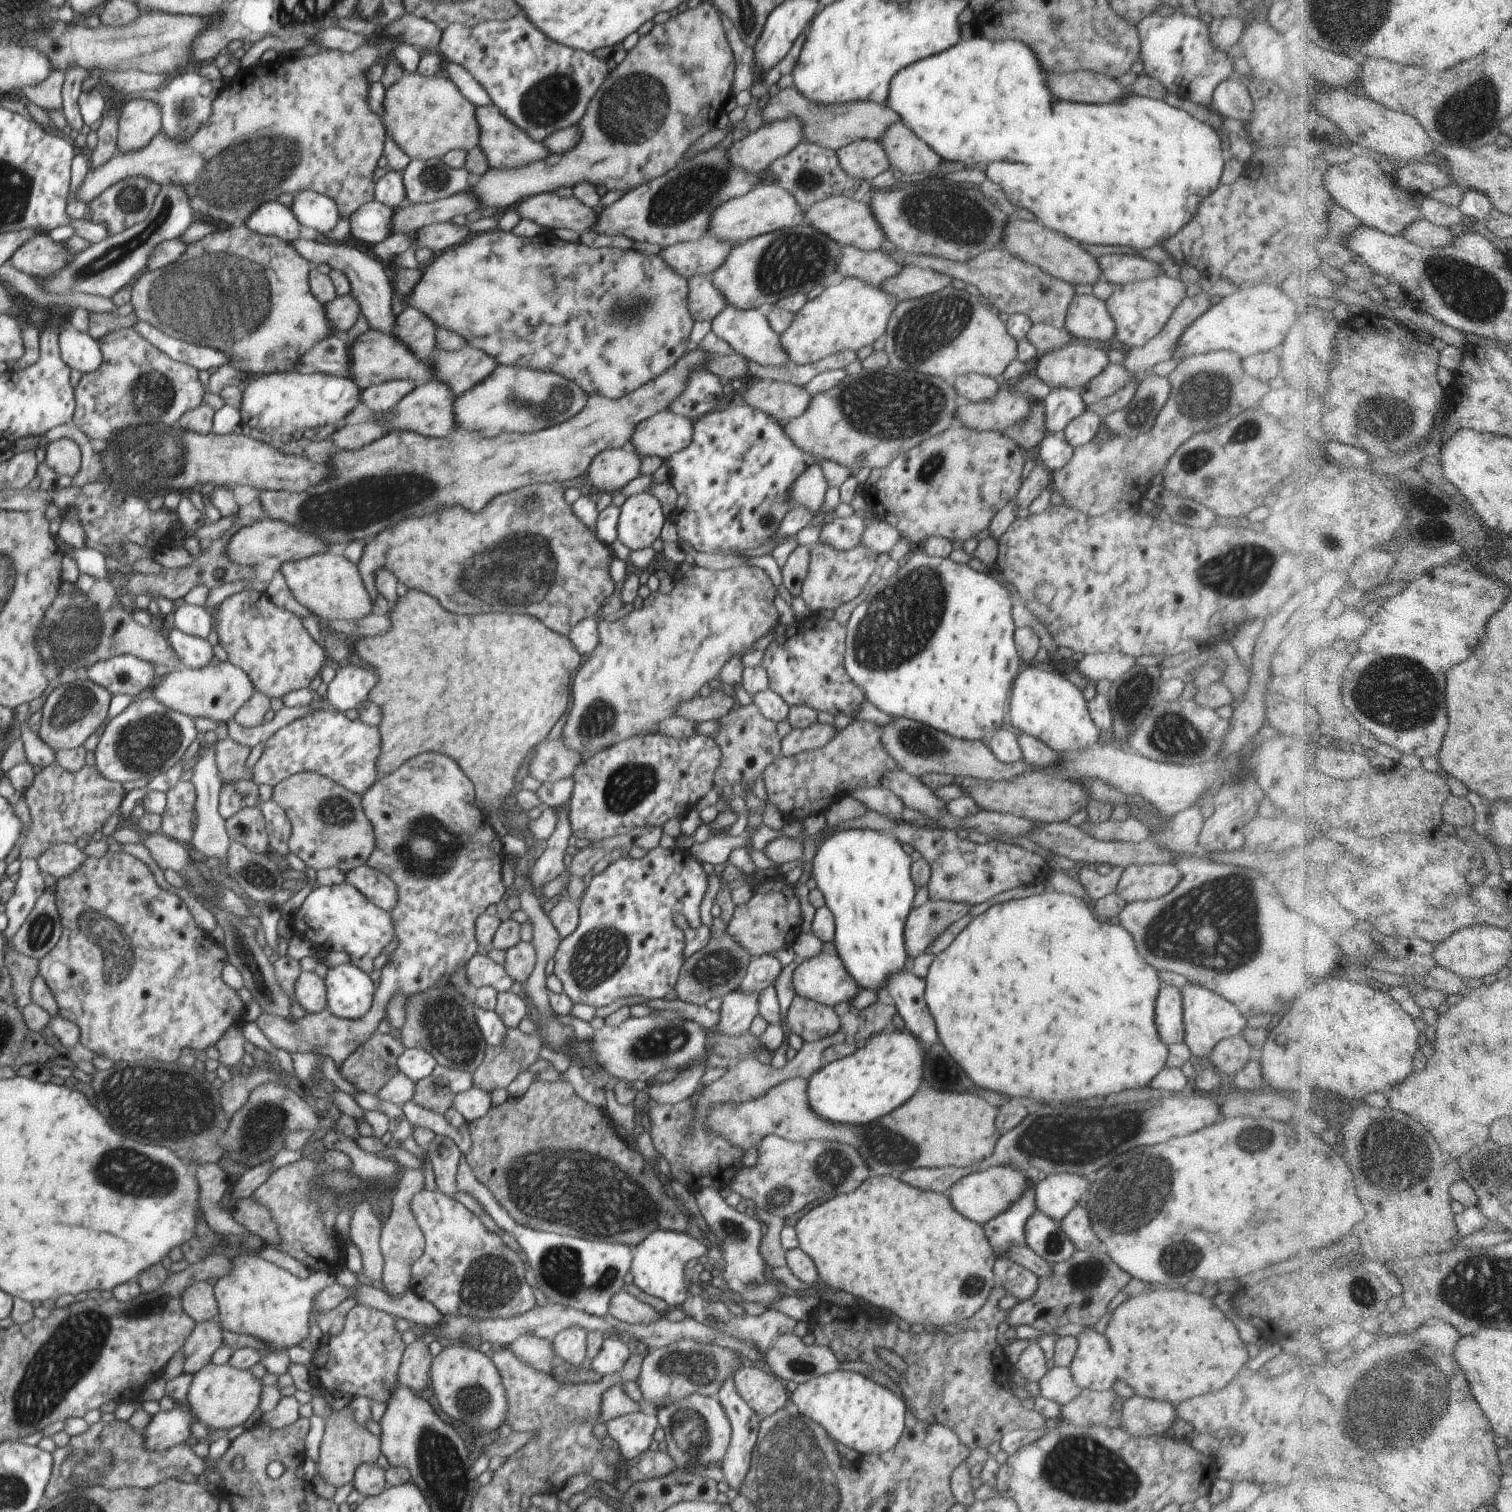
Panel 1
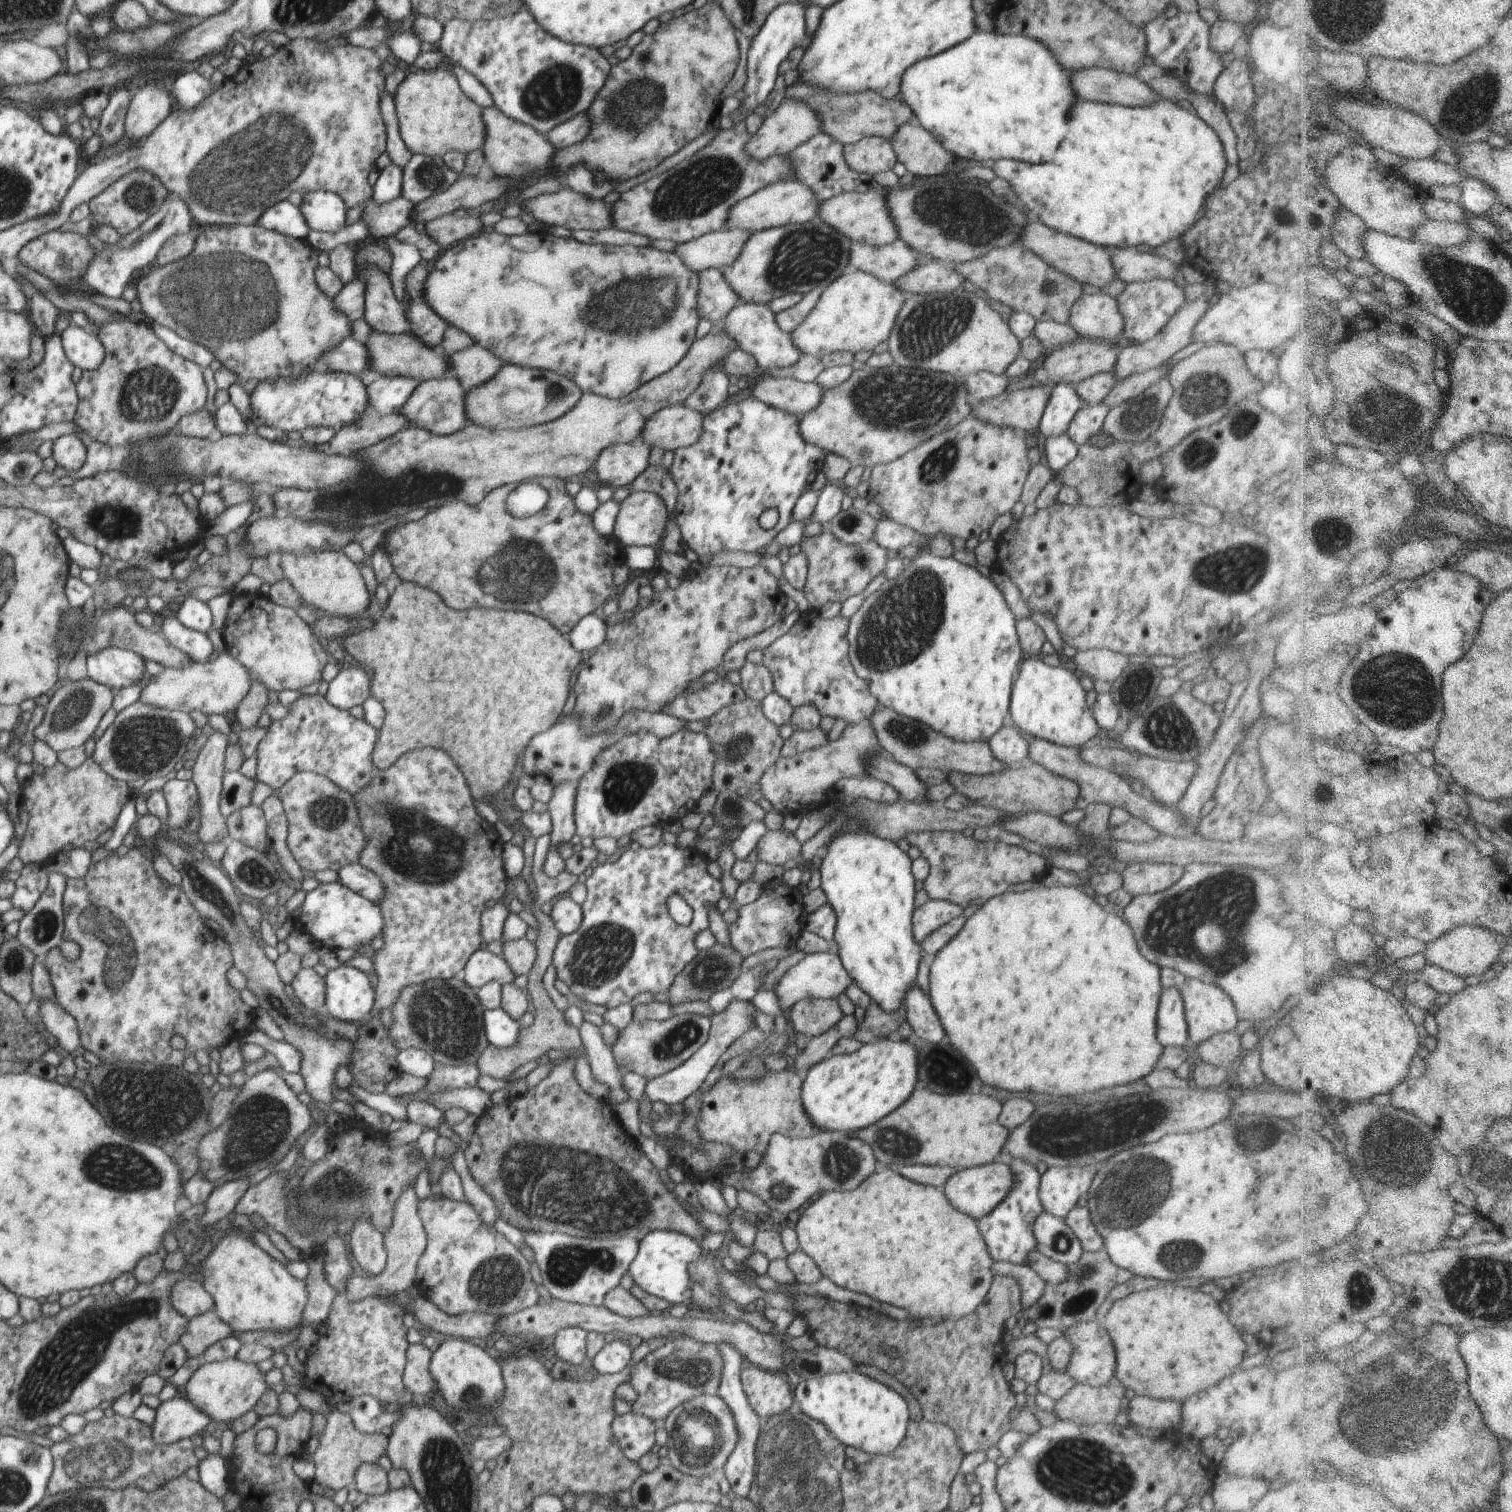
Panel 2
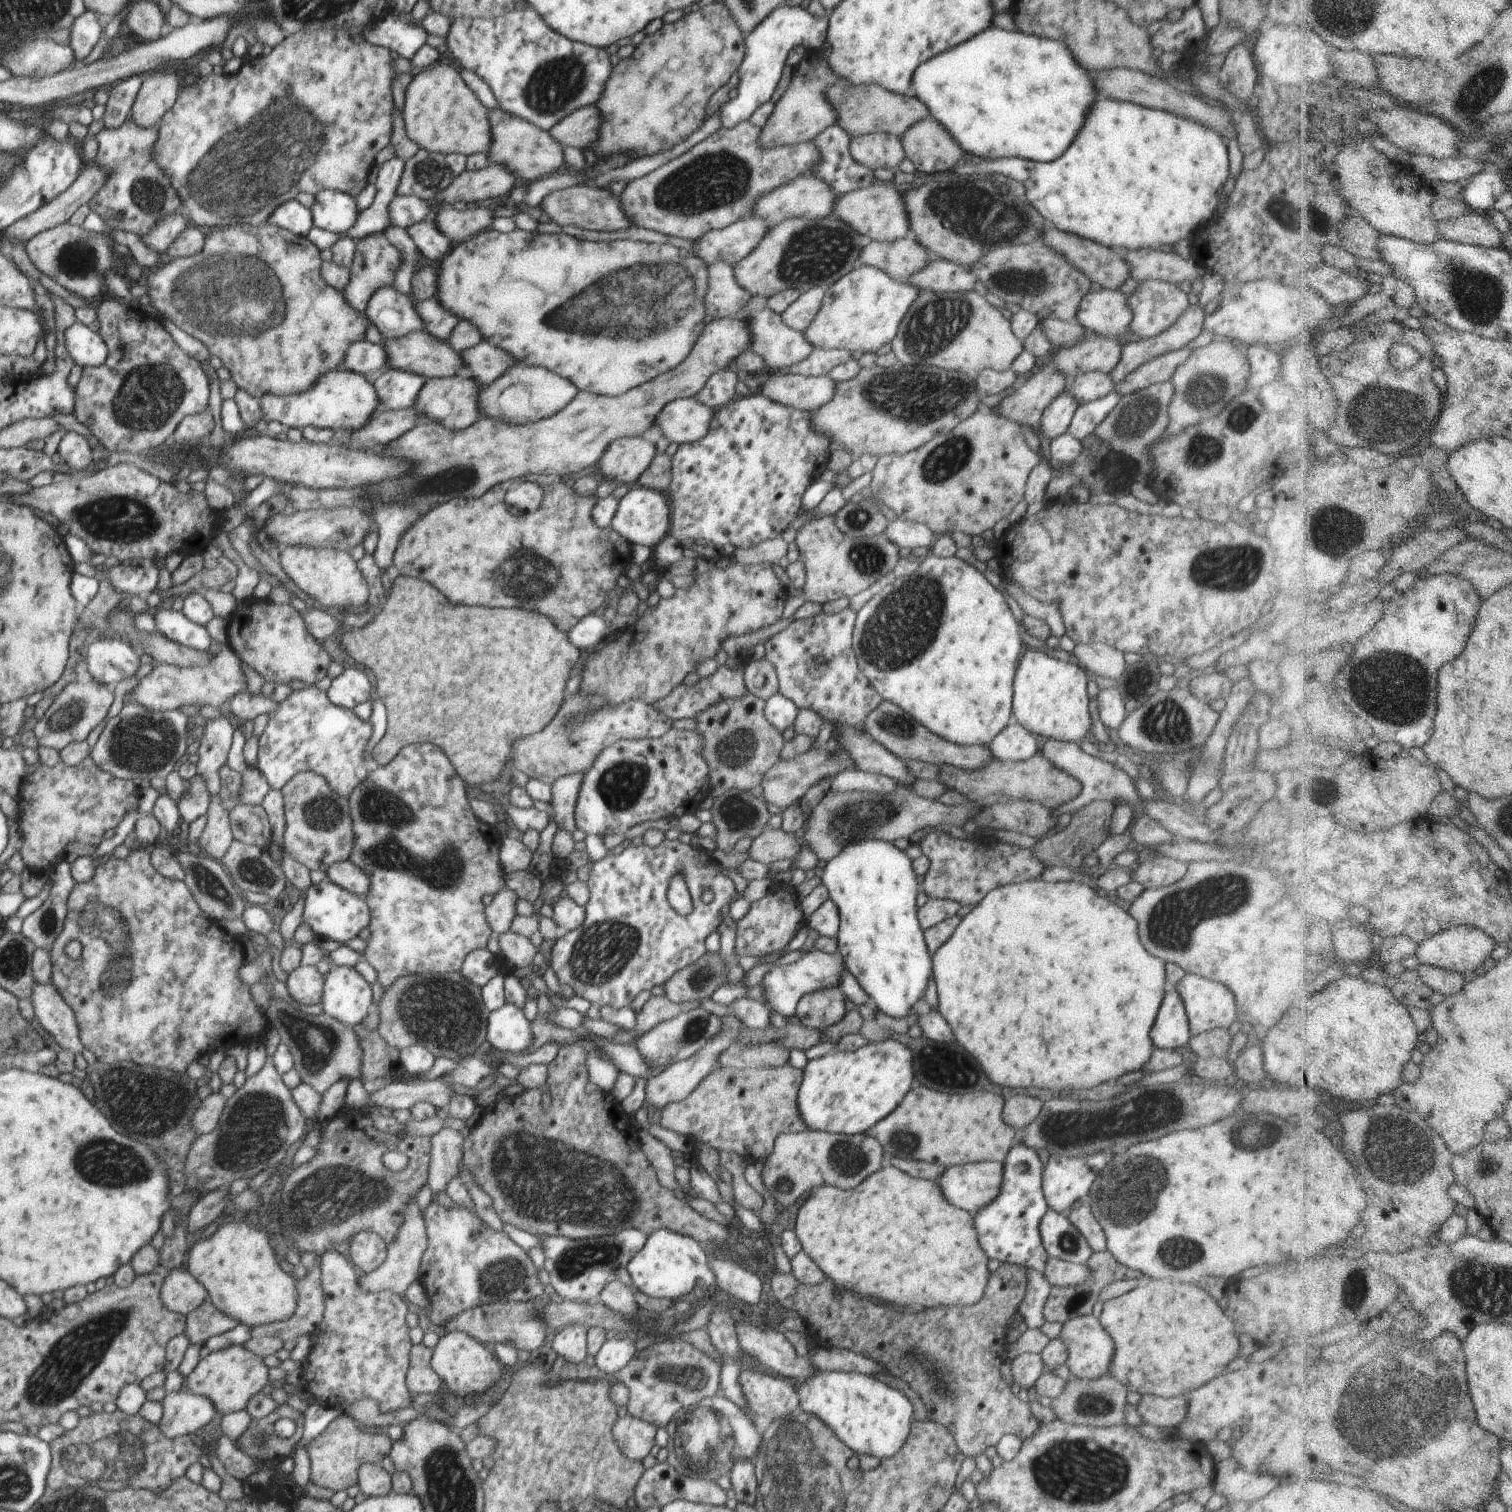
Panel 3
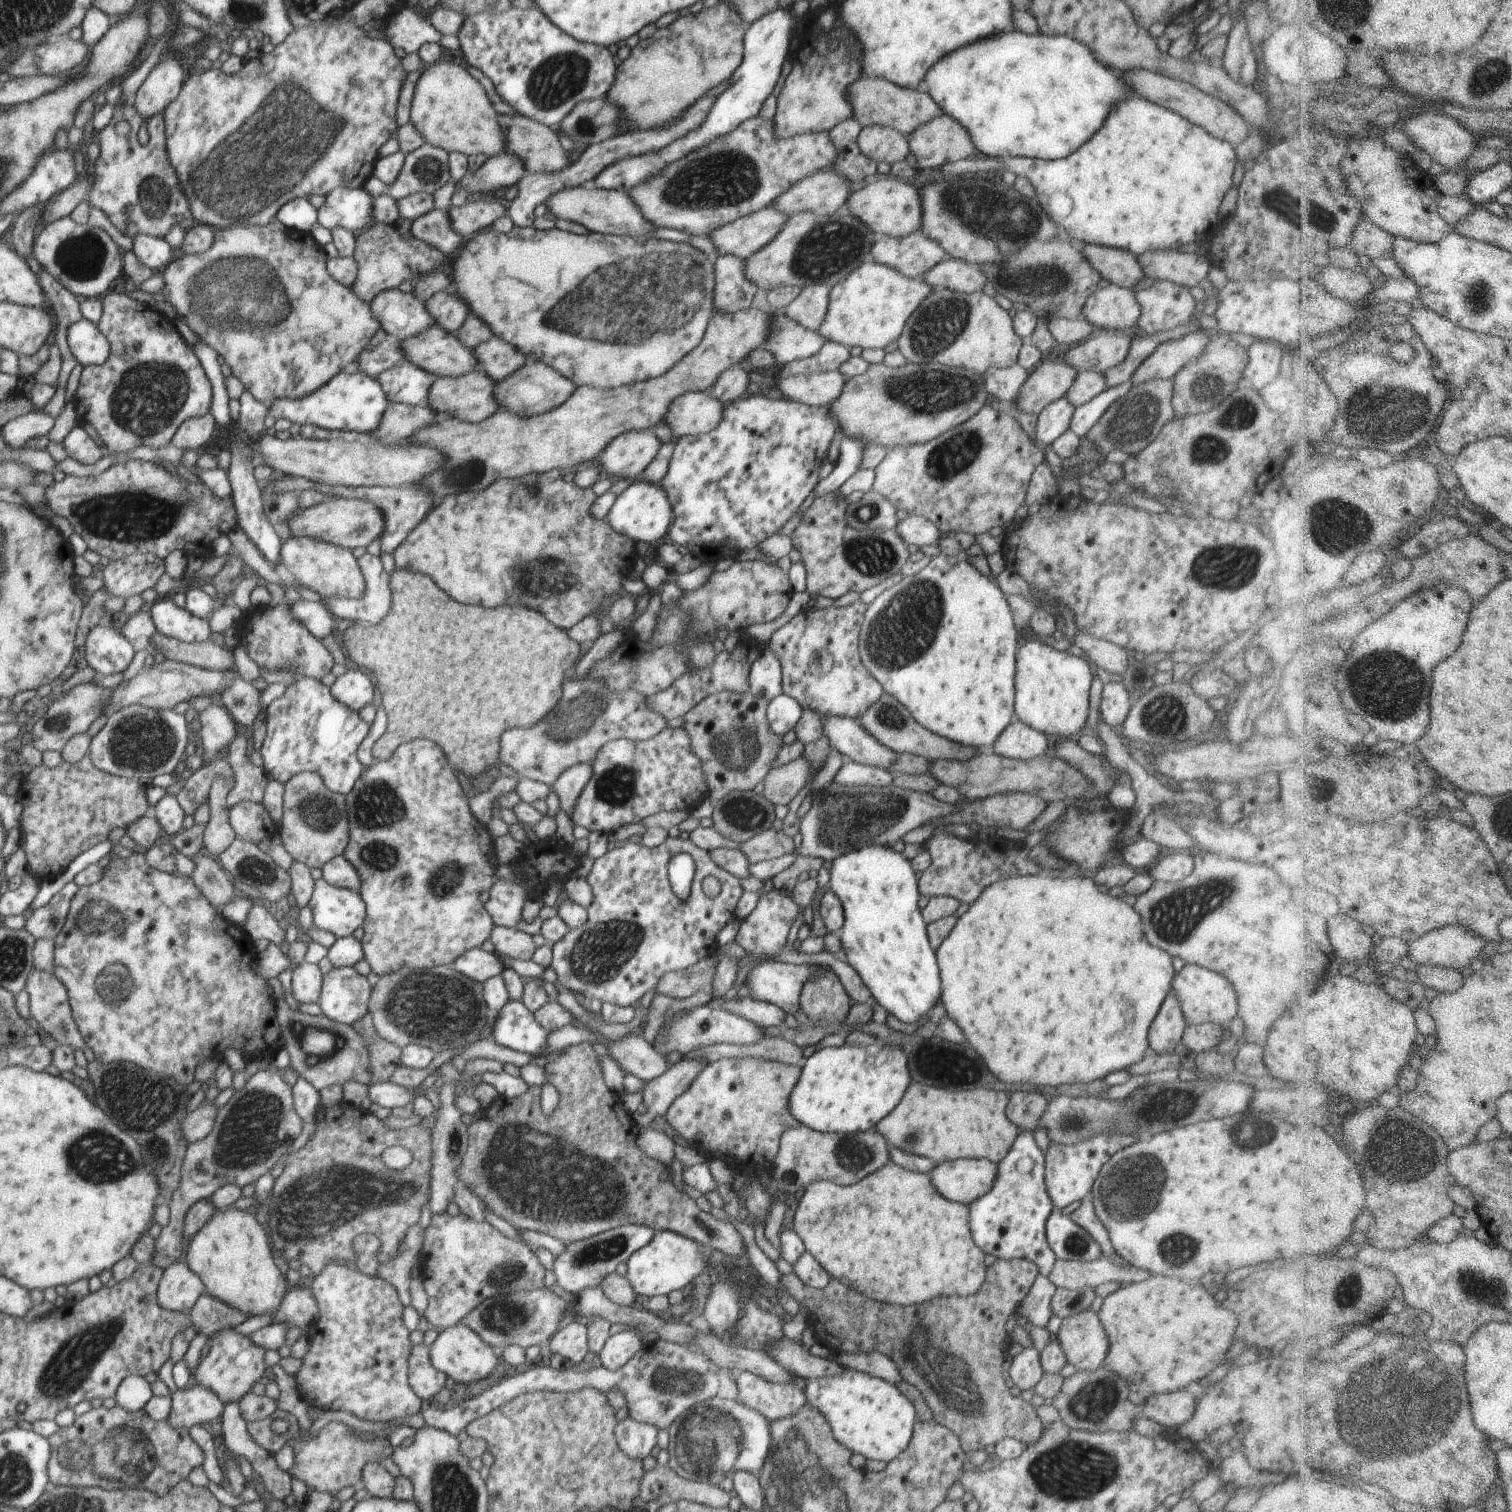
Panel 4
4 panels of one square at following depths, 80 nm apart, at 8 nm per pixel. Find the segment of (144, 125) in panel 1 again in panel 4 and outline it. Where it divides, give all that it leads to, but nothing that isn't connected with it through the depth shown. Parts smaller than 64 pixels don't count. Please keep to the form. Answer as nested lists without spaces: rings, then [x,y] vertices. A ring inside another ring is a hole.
[[[172,56],[162,60],[150,71],[137,90],[133,107],[143,119],[150,119],[163,110],[179,95],[184,80],[184,68]]]

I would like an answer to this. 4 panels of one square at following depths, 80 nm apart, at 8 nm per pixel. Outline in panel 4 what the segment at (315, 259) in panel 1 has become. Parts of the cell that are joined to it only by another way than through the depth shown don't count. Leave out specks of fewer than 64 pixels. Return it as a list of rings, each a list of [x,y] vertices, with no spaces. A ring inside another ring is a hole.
[[[382,291],[369,302],[369,307],[385,332],[399,341],[419,335],[435,324],[424,302],[413,292]]]

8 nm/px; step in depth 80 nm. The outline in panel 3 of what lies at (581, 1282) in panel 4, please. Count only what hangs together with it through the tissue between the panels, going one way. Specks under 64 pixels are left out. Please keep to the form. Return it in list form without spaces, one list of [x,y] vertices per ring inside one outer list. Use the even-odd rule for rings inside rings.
[[[631,1227],[584,1240],[572,1240],[563,1236],[539,1237],[540,1246],[546,1256],[543,1269],[550,1273],[549,1284],[562,1298],[584,1303],[599,1299],[606,1284],[617,1279],[616,1271],[625,1268],[627,1263],[644,1248],[649,1235]]]

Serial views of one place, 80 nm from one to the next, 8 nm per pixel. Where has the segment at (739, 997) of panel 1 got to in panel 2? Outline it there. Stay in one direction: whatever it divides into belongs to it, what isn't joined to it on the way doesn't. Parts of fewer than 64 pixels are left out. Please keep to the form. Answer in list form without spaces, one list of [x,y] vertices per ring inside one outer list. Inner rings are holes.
[[[732,1000],[720,1014],[712,1016],[712,1026],[709,1032],[709,1038],[704,1046],[698,1050],[693,1056],[690,1056],[683,1064],[680,1064],[674,1070],[665,1074],[657,1075],[647,1082],[645,1094],[652,1103],[662,1102],[668,1106],[683,1104],[691,1094],[695,1093],[704,1083],[710,1071],[714,1068],[719,1058],[724,1052],[748,1031],[753,1028],[752,1018],[756,1008],[751,1001],[740,1002],[740,1000]]]

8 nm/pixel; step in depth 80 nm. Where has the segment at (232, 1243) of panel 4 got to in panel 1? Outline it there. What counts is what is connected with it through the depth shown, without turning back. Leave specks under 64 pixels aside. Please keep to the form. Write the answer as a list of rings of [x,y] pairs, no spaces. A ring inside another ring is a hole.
[[[257,1252],[256,1256],[248,1256],[248,1255],[238,1255],[232,1258],[233,1260],[233,1269],[228,1276],[222,1277],[214,1286],[213,1293],[215,1294],[215,1299],[217,1300],[217,1310],[218,1316],[217,1319],[220,1322],[221,1328],[224,1330],[230,1330],[230,1332],[236,1332],[242,1336],[247,1336],[248,1338],[253,1337],[254,1339],[258,1339],[260,1342],[269,1348],[272,1352],[280,1352],[281,1350],[288,1350],[290,1346],[296,1346],[304,1340],[310,1334],[310,1313],[312,1307],[313,1297],[320,1291],[322,1288],[326,1288],[326,1286],[332,1285],[337,1282],[337,1276],[330,1276],[330,1274],[326,1274],[326,1272],[311,1272],[310,1276],[305,1280],[302,1280],[295,1275],[292,1275],[289,1271],[284,1268],[278,1267],[275,1263],[271,1263],[266,1261],[260,1257]]]

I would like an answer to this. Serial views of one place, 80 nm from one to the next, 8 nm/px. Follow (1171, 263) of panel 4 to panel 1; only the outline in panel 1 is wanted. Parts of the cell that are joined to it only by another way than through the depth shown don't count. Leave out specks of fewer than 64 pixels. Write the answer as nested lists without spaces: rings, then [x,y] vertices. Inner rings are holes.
[[[1110,254],[1098,258],[1104,280],[1115,285],[1142,282],[1164,274],[1161,265],[1141,258],[1138,254]]]

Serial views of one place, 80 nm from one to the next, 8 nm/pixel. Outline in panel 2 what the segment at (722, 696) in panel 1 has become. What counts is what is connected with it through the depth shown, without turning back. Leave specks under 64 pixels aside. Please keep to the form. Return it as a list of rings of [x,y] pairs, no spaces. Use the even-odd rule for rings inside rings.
[[[718,678],[713,684],[705,684],[703,687],[696,692],[680,692],[660,713],[684,720],[685,723],[704,721],[722,708],[746,698],[741,684],[732,684],[728,678]]]

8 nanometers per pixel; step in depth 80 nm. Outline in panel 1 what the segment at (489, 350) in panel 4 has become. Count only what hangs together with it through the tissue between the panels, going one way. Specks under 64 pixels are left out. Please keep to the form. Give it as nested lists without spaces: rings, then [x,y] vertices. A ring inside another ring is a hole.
[[[469,344],[456,351],[440,349],[428,362],[432,364],[433,376],[436,376],[439,382],[452,386],[456,397],[486,380],[498,366],[492,356]]]

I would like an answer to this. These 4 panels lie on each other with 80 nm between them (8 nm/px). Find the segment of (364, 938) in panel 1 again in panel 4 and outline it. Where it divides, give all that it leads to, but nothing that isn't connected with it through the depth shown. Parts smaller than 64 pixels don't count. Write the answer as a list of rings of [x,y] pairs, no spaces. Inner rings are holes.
[[[323,878],[315,880],[315,887],[310,902],[307,904],[313,914],[313,923],[320,930],[332,932],[336,938],[352,936],[354,930],[363,925],[366,906],[359,891],[328,884]]]

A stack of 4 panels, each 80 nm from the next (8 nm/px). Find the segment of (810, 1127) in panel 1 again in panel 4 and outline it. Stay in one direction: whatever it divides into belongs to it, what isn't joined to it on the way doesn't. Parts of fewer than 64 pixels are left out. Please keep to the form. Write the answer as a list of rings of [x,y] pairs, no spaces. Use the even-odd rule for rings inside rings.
[[[752,1056],[741,1058],[720,1058],[708,1062],[696,1080],[686,1088],[668,1108],[666,1120],[678,1134],[696,1148],[712,1157],[722,1153],[736,1154],[737,1158],[754,1160],[759,1168],[769,1169],[769,1164],[780,1150],[780,1138],[788,1128],[798,1128],[801,1122],[788,1112],[788,1098],[794,1090],[801,1073],[799,1066],[774,1062],[774,1060],[757,1060]],[[911,1082],[896,1108],[887,1114],[874,1128],[885,1139],[889,1147],[896,1147],[902,1152],[926,1156],[936,1164],[960,1159],[988,1159],[999,1163],[1011,1149],[1020,1129],[1006,1116],[1008,1094],[994,1092],[986,1088],[976,1088],[974,1092],[950,1092],[944,1088],[934,1088],[926,1084]]]

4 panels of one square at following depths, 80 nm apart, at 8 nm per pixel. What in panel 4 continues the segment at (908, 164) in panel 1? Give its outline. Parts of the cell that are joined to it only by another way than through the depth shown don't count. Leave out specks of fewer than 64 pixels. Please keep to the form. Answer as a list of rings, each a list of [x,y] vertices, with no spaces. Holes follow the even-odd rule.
[[[940,115],[916,128],[908,138],[909,152],[914,154],[918,168],[940,168],[946,163],[964,160],[979,155],[972,144],[969,132],[958,124],[957,120],[946,115]]]

